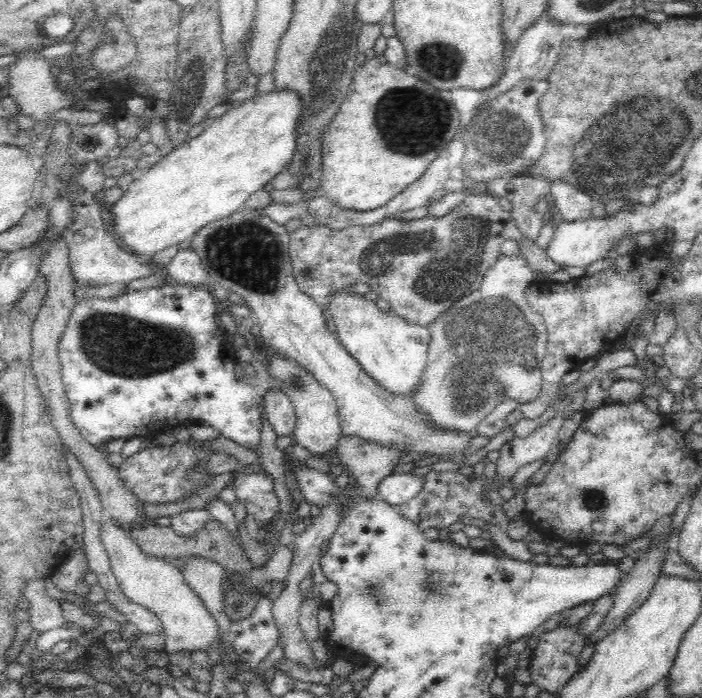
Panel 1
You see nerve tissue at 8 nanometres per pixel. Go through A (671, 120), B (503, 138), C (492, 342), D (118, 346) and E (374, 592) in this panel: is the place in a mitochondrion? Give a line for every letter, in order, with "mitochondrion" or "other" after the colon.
A: mitochondrion
B: mitochondrion
C: mitochondrion
D: mitochondrion
E: mitochondrion

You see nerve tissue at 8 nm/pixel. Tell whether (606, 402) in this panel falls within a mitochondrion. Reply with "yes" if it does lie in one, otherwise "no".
no

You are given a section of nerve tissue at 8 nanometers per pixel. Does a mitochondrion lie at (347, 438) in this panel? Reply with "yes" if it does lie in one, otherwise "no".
no

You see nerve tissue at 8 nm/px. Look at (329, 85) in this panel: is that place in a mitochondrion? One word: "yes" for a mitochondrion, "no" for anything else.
yes

